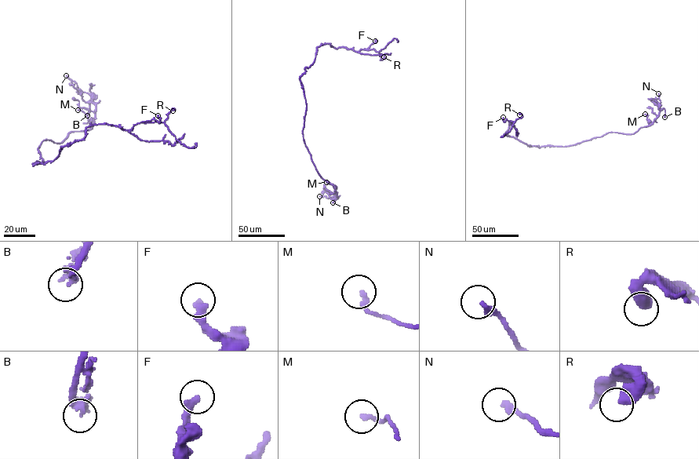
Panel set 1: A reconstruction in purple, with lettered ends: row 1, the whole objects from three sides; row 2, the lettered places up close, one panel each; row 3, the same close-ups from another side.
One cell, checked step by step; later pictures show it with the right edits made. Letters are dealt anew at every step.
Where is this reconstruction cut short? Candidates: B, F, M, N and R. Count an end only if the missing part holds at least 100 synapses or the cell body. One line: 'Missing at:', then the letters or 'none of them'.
Missing at: B

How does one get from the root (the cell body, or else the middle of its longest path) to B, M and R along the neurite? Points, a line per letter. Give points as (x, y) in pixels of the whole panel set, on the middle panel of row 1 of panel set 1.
B: (303, 92), (307, 107), (303, 140), (318, 174), (335, 187), (337, 198), (333, 202)
M: (303, 92), (307, 107), (303, 140), (318, 174), (334, 186), (326, 182)
R: (303, 92), (300, 77), (322, 45), (357, 52), (374, 49), (381, 60), (384, 56)

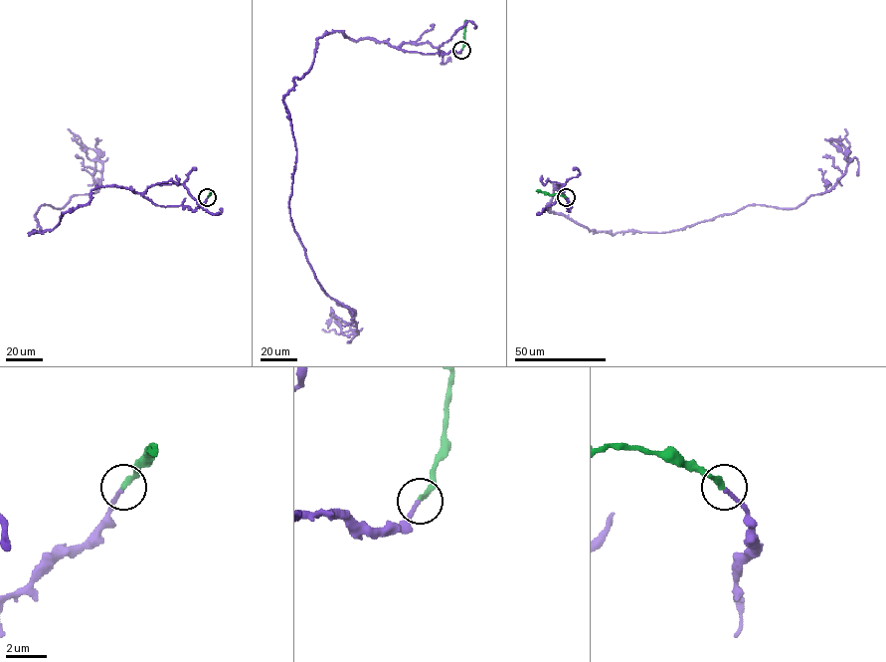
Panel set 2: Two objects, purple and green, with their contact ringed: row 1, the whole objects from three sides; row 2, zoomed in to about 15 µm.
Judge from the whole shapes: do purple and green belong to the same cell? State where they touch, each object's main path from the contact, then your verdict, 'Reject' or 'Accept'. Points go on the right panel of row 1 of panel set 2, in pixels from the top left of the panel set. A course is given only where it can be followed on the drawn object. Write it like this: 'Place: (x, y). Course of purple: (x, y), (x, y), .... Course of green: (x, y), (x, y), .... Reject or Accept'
Place: (566, 197). Course of purple: (566, 197), (569, 211), (555, 186), (548, 209), (594, 233), (794, 208), (844, 172), (840, 135). Course of green: (566, 197), (536, 190). Accept

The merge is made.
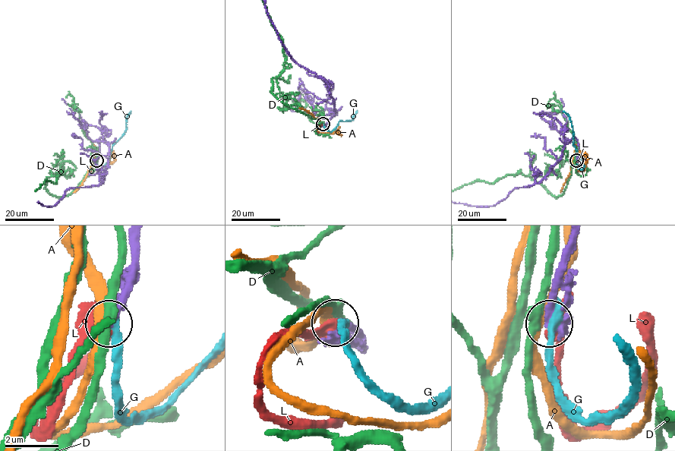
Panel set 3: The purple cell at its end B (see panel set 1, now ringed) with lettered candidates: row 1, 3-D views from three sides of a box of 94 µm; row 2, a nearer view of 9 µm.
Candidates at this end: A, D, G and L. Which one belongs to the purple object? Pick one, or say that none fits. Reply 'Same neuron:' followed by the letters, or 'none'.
Same neuron: none

